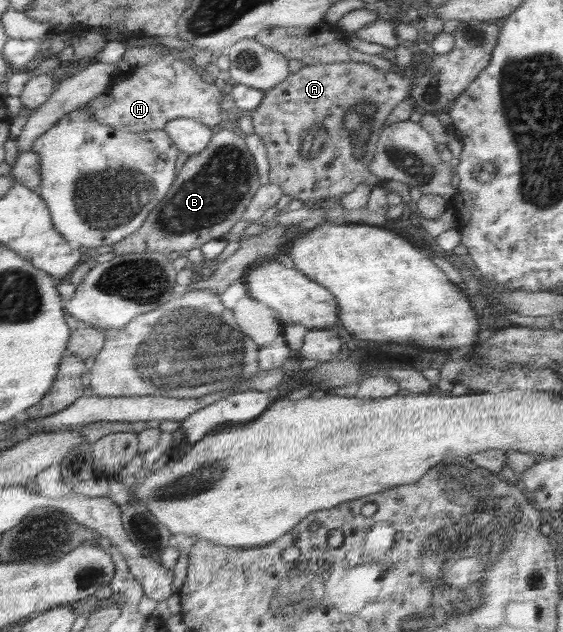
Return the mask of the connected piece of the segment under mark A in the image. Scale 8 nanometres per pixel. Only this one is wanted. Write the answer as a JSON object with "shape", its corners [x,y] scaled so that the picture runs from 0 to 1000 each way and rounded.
{"shape":[[[600,98],[552,104],[542,103],[533,112],[519,114],[506,130],[494,133],[485,141],[476,141],[471,147],[469,160],[464,161],[464,166],[455,174],[446,174],[444,180],[451,207],[464,217],[472,236],[474,252],[478,253],[478,290],[494,293],[503,309],[517,309],[520,315],[533,315],[533,318],[542,320],[547,329],[554,331],[577,331],[579,328],[604,323],[607,312],[616,305],[625,305],[639,290],[652,293],[657,301],[670,294],[679,294],[680,286],[655,269],[655,261],[664,245],[668,245],[670,223],[684,198],[686,187],[707,163],[725,157],[732,144],[723,119],[725,116],[707,117],[702,109],[693,114],[682,114],[677,108],[668,108],[657,100]]]}

